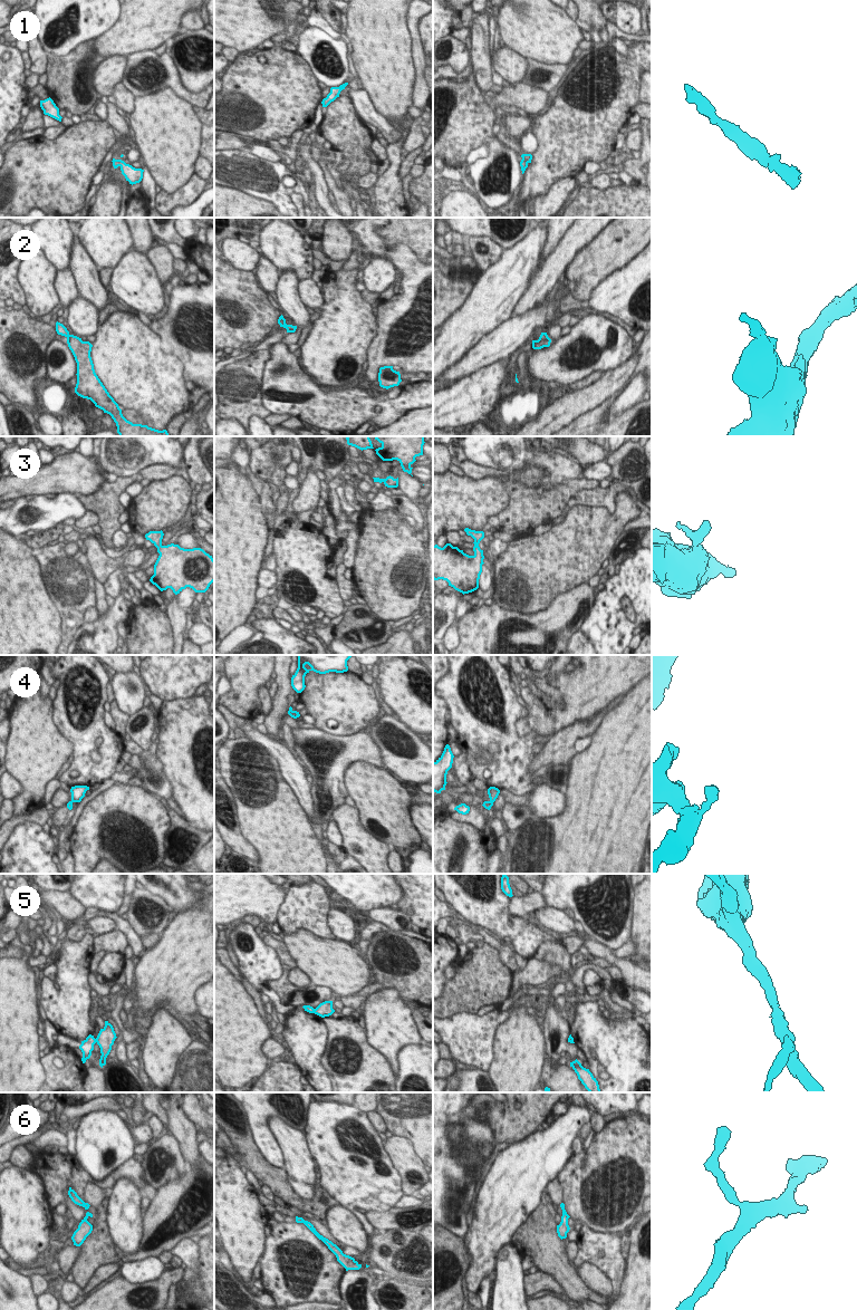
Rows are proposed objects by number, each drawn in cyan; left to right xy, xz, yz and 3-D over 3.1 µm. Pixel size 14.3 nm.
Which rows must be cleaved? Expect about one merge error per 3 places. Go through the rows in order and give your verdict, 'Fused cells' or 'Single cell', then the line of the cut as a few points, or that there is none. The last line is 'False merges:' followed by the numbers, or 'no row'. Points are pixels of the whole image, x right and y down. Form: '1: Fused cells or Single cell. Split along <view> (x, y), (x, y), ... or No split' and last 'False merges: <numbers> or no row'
1: Single cell. No split
2: Single cell. No split
3: Single cell. No split
4: Single cell. No split
5: Fused cells. Split along xy (95, 1039), (96, 1041)
6: Single cell. No split
False merges: 5.

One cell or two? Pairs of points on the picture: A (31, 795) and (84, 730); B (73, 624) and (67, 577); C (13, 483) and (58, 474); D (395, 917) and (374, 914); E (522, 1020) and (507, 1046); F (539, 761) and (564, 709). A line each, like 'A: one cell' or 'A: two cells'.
A: two cells
B: one cell
C: one cell
D: one cell
E: one cell
F: two cells

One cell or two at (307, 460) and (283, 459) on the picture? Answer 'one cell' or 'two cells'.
two cells

